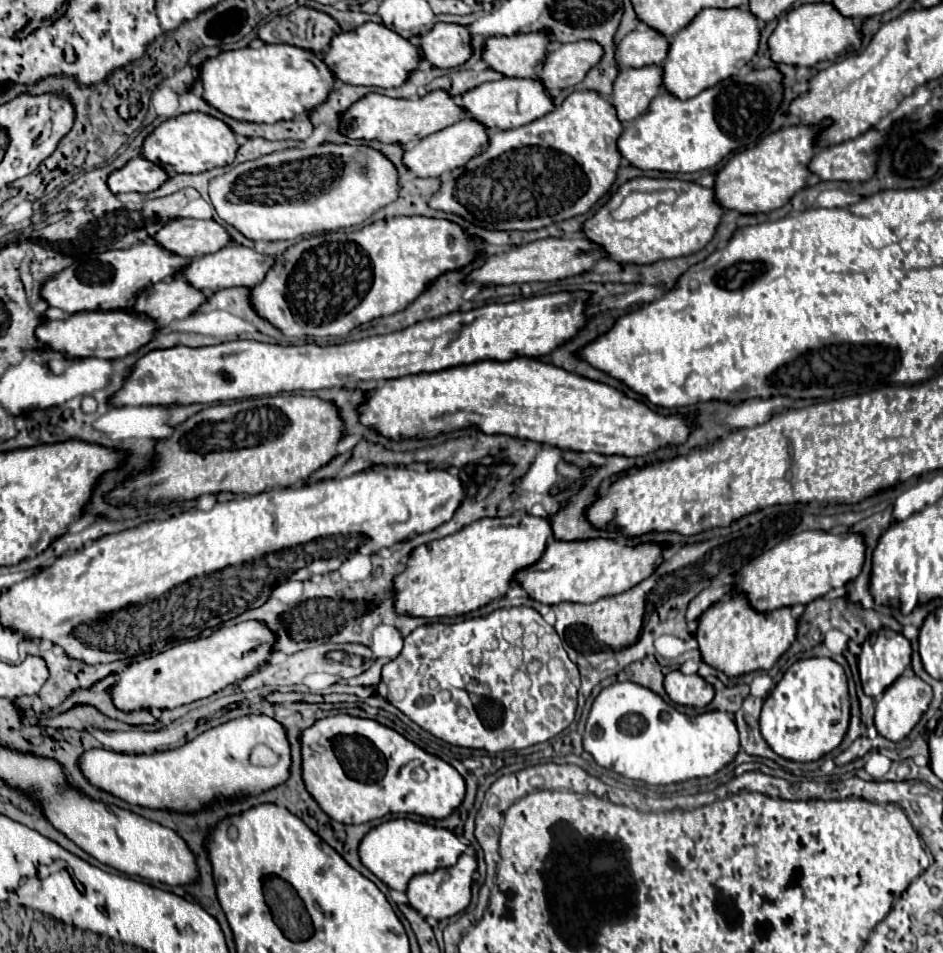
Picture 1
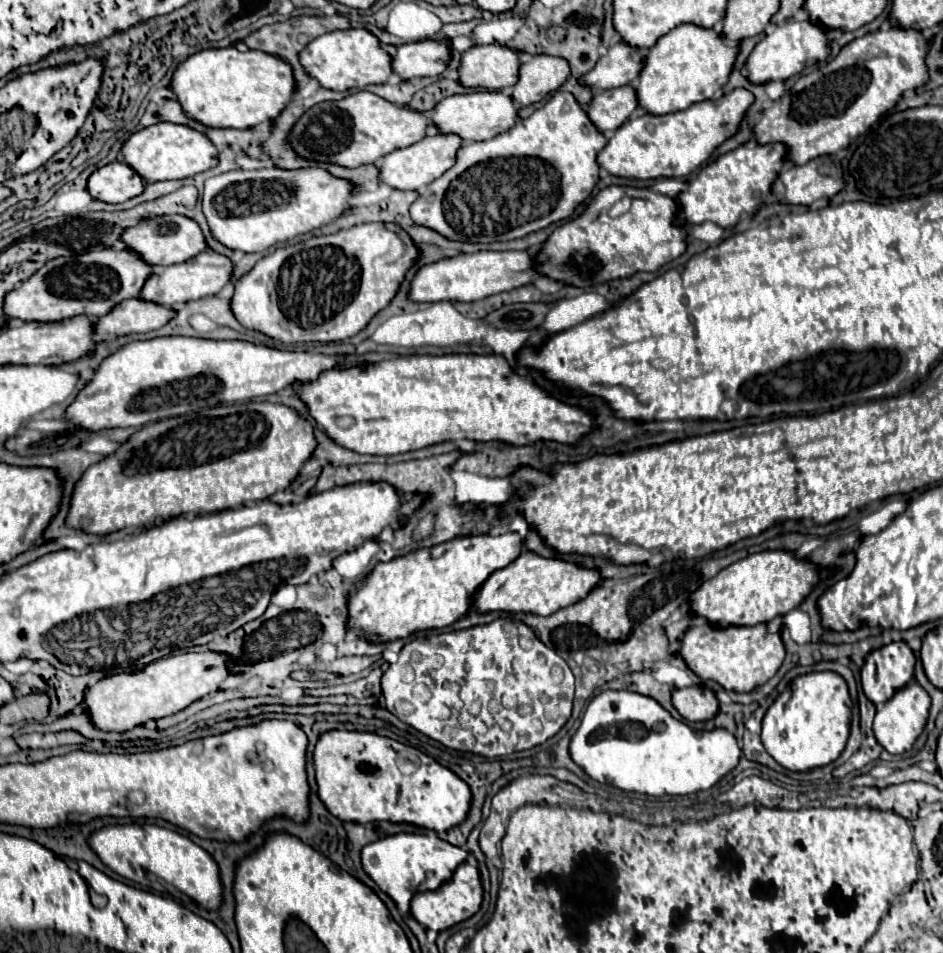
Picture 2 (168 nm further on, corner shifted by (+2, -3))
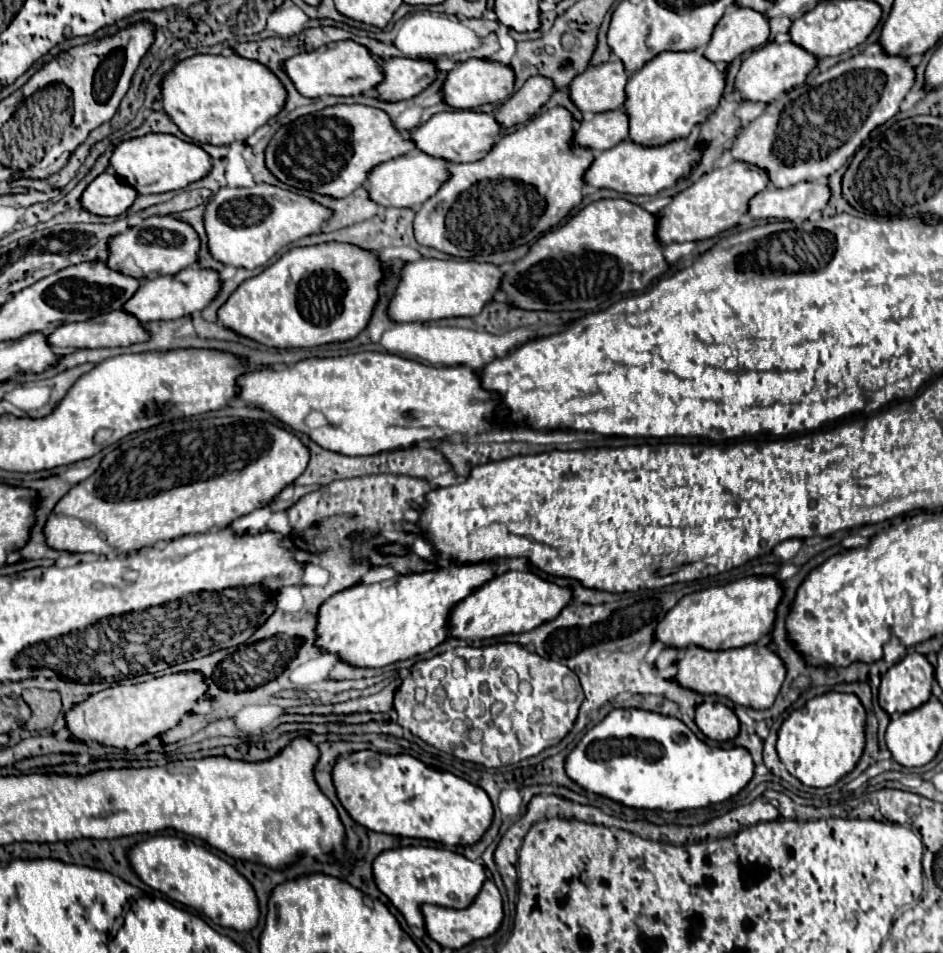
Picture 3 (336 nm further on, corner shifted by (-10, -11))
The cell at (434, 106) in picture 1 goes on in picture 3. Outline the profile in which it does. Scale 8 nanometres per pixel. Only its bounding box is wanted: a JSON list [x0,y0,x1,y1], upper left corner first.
[265,104,415,198]

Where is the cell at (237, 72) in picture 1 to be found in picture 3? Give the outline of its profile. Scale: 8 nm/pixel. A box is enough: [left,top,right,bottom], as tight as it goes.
[161,54,285,146]

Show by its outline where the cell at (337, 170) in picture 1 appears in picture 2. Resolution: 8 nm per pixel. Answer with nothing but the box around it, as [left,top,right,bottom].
[203,166,353,252]

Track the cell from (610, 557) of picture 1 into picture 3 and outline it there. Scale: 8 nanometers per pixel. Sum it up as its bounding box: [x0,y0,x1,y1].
[447,570,571,640]

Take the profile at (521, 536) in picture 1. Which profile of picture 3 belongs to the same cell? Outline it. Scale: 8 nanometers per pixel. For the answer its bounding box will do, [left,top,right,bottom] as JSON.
[315,562,497,668]

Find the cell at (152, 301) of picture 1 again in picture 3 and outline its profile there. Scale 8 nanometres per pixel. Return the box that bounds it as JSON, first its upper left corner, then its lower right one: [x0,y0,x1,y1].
[47,310,149,348]

